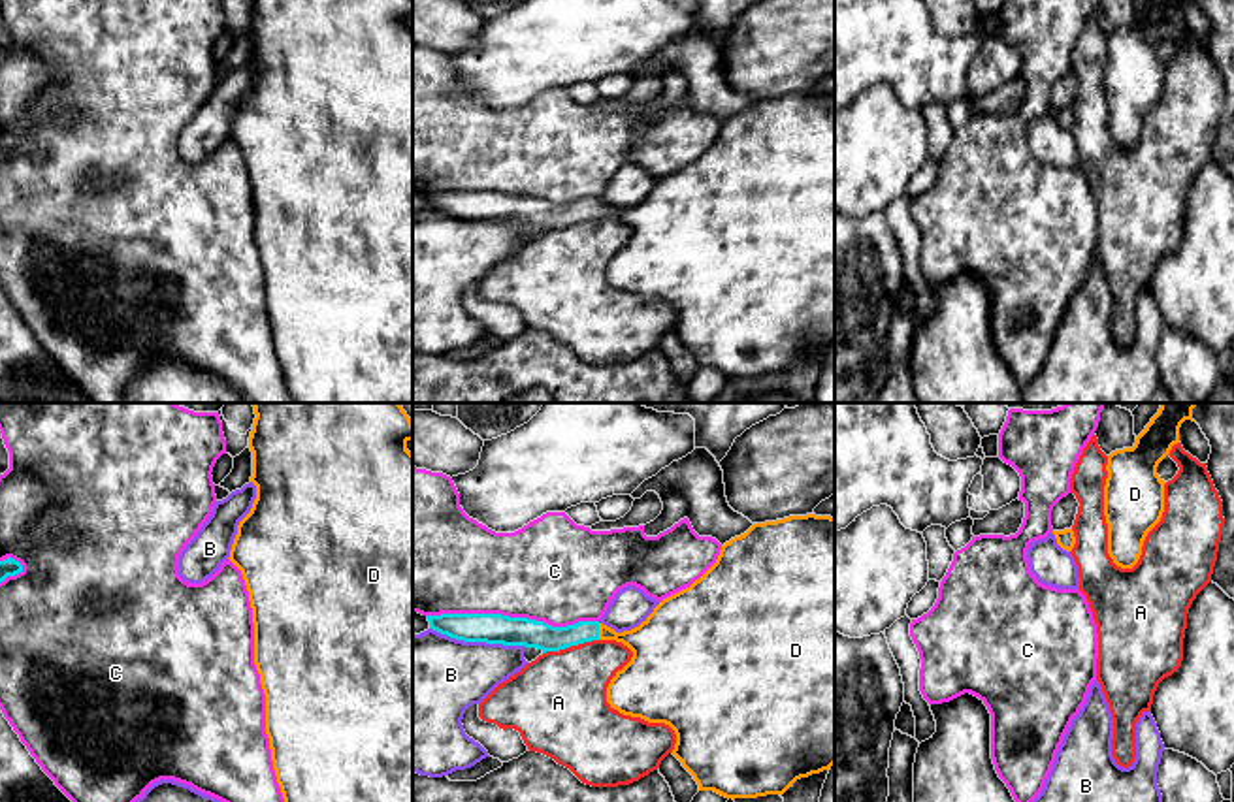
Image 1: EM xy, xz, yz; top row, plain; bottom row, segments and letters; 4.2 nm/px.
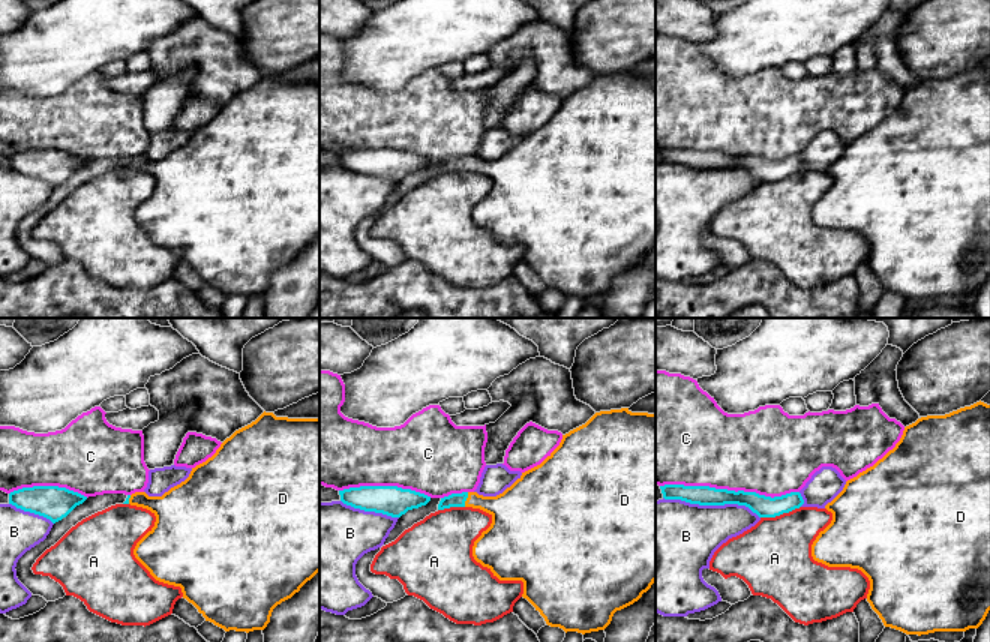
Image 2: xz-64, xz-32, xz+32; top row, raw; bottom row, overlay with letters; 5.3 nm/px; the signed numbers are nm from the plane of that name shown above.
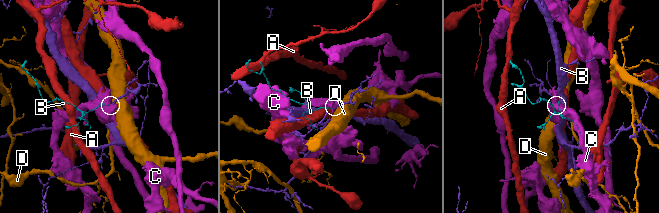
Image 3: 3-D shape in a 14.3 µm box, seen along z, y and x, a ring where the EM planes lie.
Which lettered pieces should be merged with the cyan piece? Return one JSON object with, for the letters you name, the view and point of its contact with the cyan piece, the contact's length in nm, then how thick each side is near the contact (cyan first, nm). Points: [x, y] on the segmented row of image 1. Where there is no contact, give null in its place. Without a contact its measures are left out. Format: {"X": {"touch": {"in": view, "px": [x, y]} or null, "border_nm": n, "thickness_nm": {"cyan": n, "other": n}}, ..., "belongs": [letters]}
{"D": {"touch": {"in": "xz", "px": [598, 631]}, "border_nm": 70, "thickness_nm": {"cyan": 120, "other": 200}}, "belongs": ["D"]}

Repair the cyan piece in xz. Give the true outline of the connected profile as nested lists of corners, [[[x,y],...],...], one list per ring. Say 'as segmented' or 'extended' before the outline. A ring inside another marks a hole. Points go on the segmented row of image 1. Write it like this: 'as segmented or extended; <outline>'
extended; [[[789,516],[776,521],[754,523],[744,535],[731,538],[720,550],[716,563],[690,587],[663,599],[654,612],[635,629],[616,633],[599,621],[578,621],[567,627],[552,627],[528,618],[501,614],[441,614],[428,616],[430,629],[463,642],[486,642],[503,646],[537,648],[543,653],[560,651],[592,640],[616,640],[633,651],[631,661],[616,672],[607,687],[607,702],[624,715],[648,723],[665,723],[676,734],[673,755],[693,776],[699,791],[714,791],[725,798],[757,798],[784,794],[801,778],[820,774],[835,764],[835,518]]]

